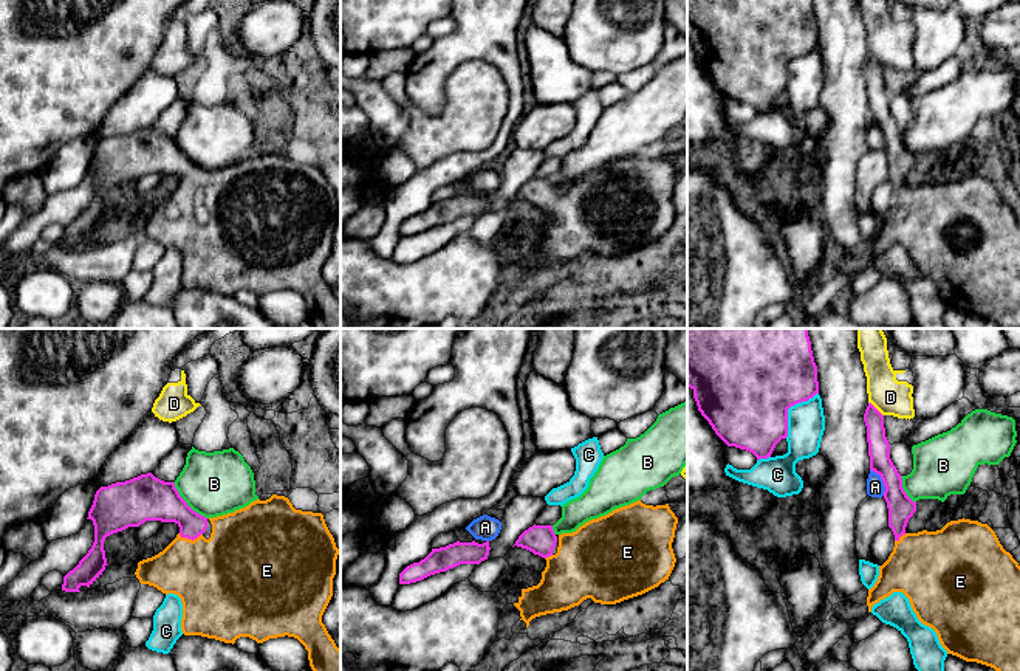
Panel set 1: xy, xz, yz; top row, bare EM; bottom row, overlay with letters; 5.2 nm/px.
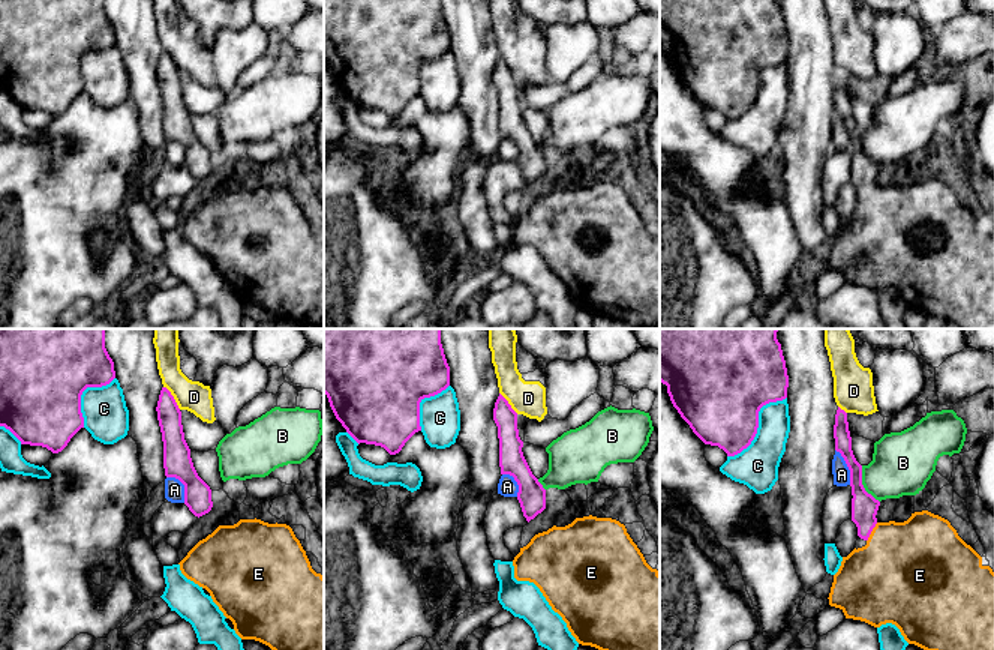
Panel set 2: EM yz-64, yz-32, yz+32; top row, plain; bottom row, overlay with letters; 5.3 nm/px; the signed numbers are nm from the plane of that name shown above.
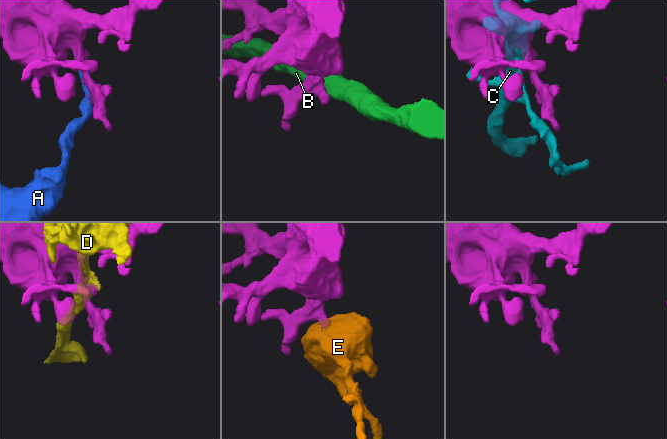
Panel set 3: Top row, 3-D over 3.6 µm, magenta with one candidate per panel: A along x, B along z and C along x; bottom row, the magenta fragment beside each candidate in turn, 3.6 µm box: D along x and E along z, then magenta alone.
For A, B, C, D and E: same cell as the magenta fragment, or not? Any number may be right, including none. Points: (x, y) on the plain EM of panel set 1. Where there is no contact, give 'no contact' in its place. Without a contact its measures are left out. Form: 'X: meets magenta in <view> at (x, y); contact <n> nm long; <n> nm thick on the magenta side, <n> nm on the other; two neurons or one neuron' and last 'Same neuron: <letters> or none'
A: meets magenta in yz at (883, 134); contact 160 nm long; 140 nm thick on the magenta side, 100 nm on the other; two neurons
B: meets magenta in xy at (186, 157); contact 260 nm long; 240 nm thick on the magenta side, 340 nm on the other; two neurons
C: meets magenta in yz at (788, 61); contact 300 nm long; 480 nm thick on the magenta side, 190 nm on the other; two neurons
D: meets magenta in yz at (876, 62); contact 110 nm long; 110 nm thick on the magenta side, 190 nm on the other; two neurons
E: meets magenta in xy at (191, 191); contact 130 nm long; 200 nm thick on the magenta side, 420 nm on the other; one neuron
Same neuron: E

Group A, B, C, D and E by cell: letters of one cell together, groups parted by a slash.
A / B / C / D / E

